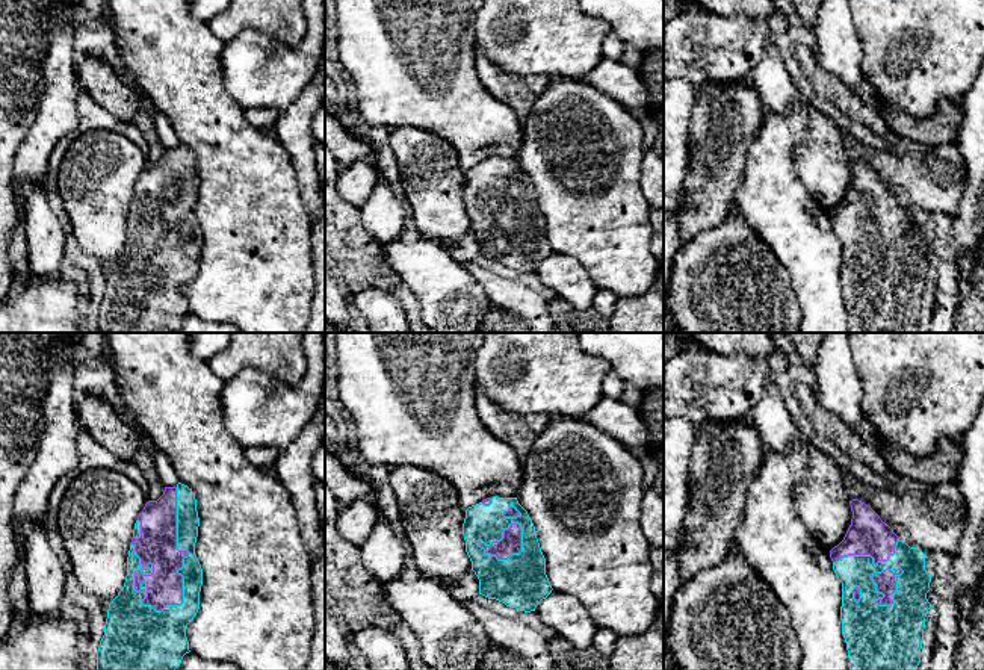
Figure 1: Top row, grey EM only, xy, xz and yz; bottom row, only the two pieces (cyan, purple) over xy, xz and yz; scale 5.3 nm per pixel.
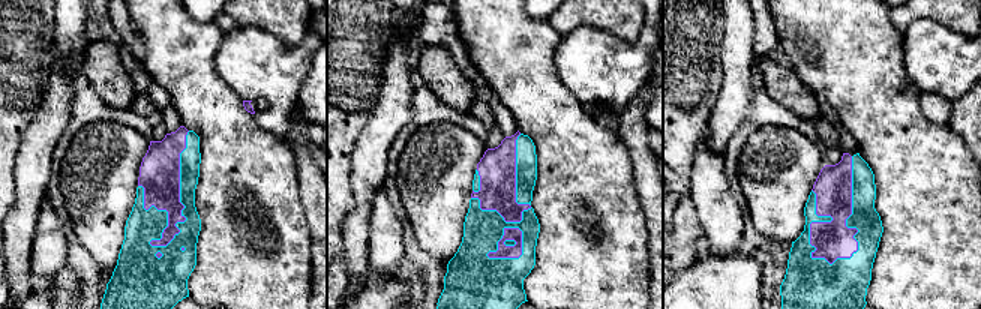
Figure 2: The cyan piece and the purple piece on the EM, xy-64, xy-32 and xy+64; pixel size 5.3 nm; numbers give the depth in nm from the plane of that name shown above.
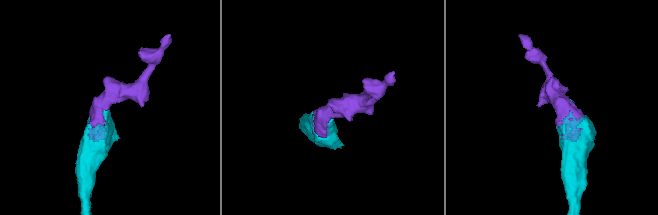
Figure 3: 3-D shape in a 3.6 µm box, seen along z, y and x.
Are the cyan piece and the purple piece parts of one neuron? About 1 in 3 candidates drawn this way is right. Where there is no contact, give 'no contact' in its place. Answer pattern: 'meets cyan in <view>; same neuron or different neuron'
meets cyan in xy; same neuron

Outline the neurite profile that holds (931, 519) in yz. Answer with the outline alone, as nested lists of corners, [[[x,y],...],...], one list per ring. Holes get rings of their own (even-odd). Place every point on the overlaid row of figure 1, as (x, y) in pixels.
[[[774,384],[765,387],[750,413],[750,423],[765,449],[778,454],[800,449],[806,454],[807,475],[797,489],[795,508],[812,538],[828,552],[843,540],[851,525],[852,499],[869,505],[910,547],[925,555],[957,552],[966,505],[955,482],[913,484],[908,489],[863,484],[803,439]]]

